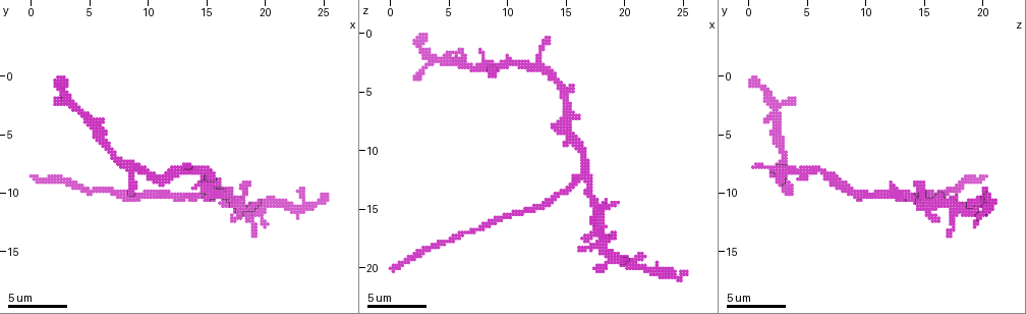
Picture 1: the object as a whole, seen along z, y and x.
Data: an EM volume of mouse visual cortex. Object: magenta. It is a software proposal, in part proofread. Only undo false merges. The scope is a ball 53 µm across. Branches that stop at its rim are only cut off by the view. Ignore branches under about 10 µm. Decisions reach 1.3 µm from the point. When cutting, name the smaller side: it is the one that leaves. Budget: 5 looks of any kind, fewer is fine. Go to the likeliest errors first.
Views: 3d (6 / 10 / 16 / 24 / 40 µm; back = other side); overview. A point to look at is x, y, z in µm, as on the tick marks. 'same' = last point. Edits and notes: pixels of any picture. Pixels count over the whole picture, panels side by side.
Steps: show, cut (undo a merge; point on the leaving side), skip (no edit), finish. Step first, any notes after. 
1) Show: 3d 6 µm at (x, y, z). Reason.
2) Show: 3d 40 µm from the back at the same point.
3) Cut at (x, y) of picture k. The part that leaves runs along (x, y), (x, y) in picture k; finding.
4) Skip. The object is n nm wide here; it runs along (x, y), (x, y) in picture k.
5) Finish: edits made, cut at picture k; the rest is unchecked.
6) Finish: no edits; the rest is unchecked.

Show: 3d 10 µm at (16.2, 10.0, 12.2). Arms part here.

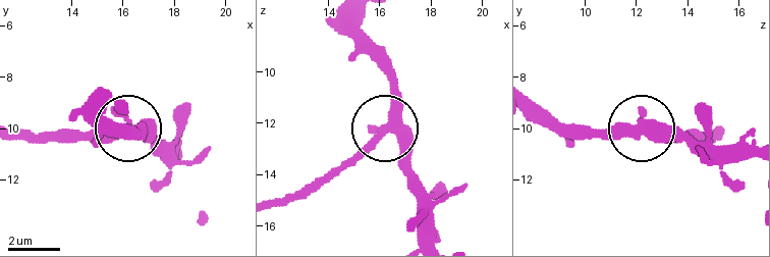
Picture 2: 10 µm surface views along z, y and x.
Cut at (358, 155) of picture 2. The object is 440 nm wide here; the part that leaves runs along (381, 130), (356, 153), (277, 199) in picture 2; a second neuron is stuck on.

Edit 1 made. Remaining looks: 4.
Show: 3d 6 µm at (7.8, 7.2, 2.8). Side arm on a straight run.

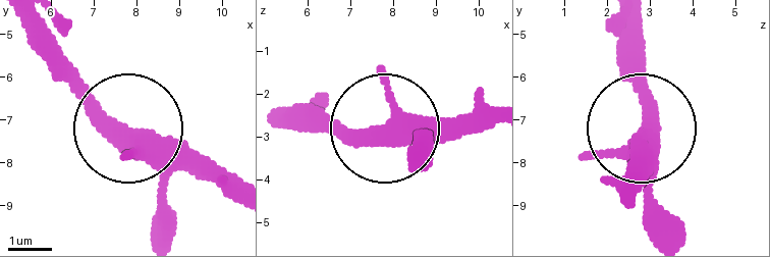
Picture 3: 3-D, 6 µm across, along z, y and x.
Skip. It runs along (232, 187), (145, 154), (28, 37) in picture 3; continuous, no second neuron.

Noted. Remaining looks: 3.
Show: 3d 6 µm at (15.0, 8.0, 6.0).

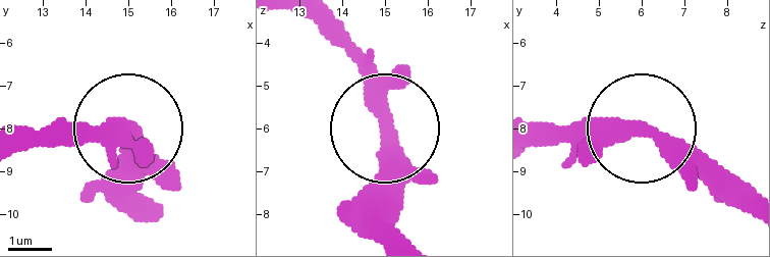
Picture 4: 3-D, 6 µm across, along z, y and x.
Skip. The object is 380 nm wide here; continuous, no second neuron.

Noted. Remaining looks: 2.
Finish: edits made, cut at picture 2; the rest is unchecked.

